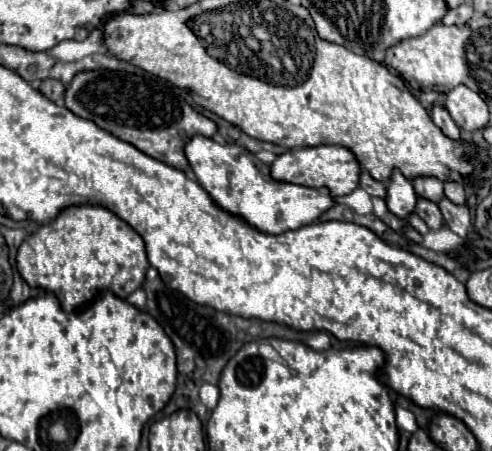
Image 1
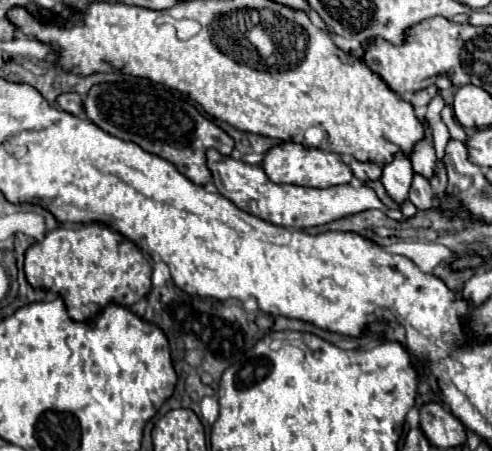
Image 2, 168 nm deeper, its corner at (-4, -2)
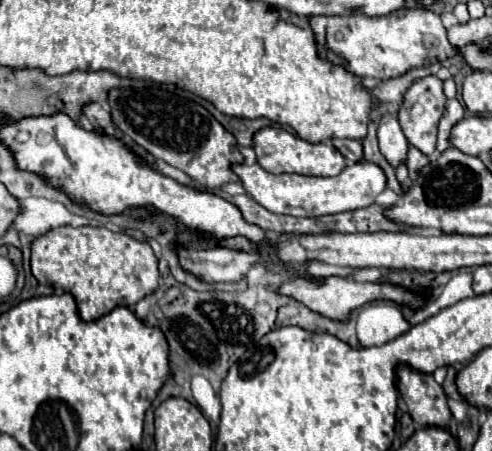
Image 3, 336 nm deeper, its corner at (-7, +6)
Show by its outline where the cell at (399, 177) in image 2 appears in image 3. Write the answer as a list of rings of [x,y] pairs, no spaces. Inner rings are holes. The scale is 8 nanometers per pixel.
[[[391,118],[387,122],[381,122],[377,126],[377,136],[379,136],[379,148],[383,152],[383,156],[387,158],[387,162],[397,168],[401,164],[407,162],[407,148],[409,142],[397,122],[397,118]]]

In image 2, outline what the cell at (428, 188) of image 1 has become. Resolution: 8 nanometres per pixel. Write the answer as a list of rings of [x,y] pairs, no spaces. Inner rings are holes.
[[[422,118],[422,124],[424,124],[424,138],[414,144],[410,152],[410,160],[412,160],[414,172],[420,172],[422,176],[430,178],[436,168],[436,152],[432,144],[432,130],[424,118]]]

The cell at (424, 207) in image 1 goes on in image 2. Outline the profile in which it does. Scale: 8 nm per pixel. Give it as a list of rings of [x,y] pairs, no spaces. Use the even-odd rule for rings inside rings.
[[[414,174],[408,200],[410,200],[416,208],[420,208],[420,210],[428,210],[428,208],[434,206],[434,192],[432,192],[432,188],[430,188],[428,178],[424,178],[422,174]]]

